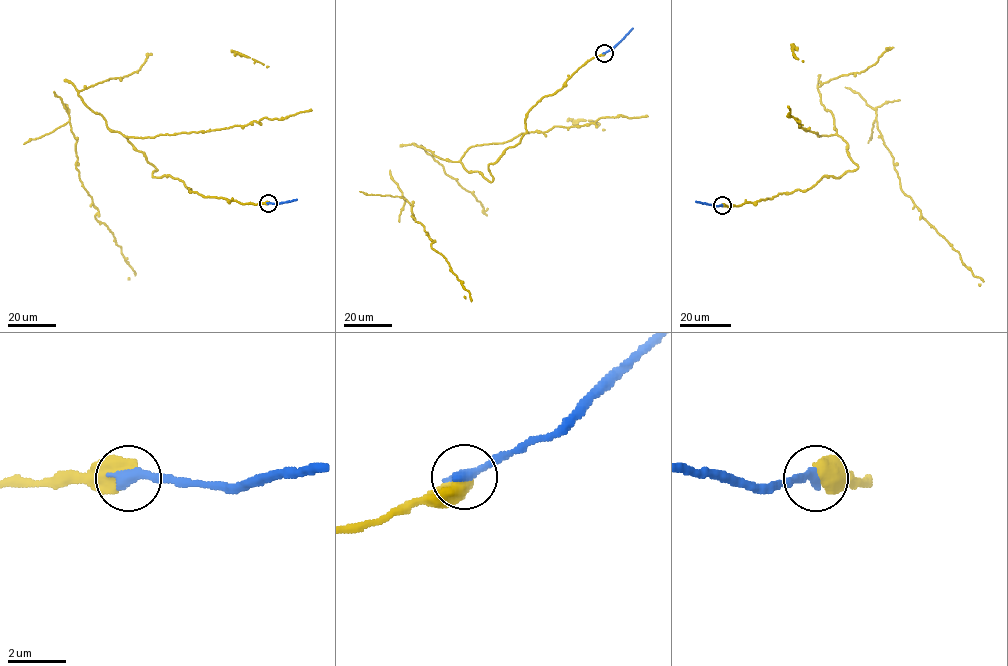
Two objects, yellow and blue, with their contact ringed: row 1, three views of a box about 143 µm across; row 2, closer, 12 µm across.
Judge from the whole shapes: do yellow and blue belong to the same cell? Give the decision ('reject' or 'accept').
accept

